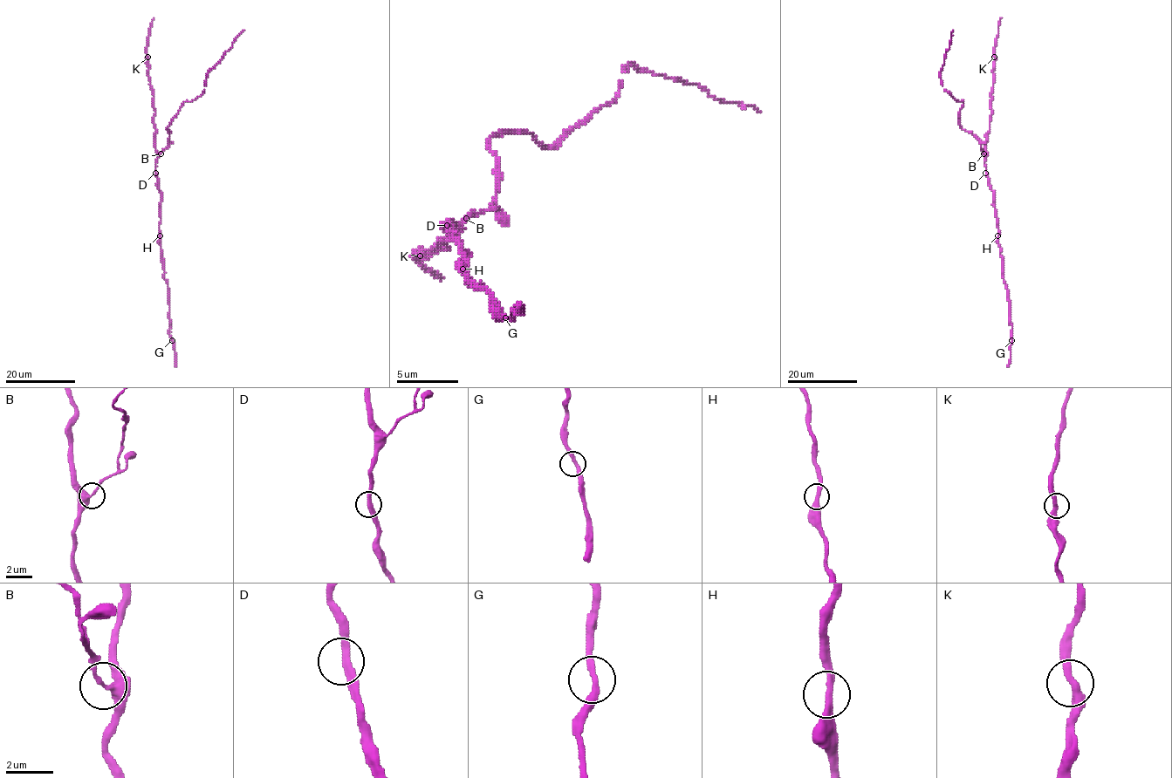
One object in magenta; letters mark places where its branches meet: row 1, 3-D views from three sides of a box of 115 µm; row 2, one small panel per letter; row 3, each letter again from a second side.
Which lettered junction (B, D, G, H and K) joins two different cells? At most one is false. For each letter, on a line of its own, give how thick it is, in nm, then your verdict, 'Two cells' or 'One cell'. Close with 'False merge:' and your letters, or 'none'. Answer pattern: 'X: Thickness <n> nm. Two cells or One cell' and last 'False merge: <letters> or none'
B: Thickness 280 nm. One cell
D: Thickness 320 nm. One cell
G: Thickness 280 nm. One cell
H: Thickness 320 nm. One cell
K: Thickness 340 nm. One cell
False merge: none

